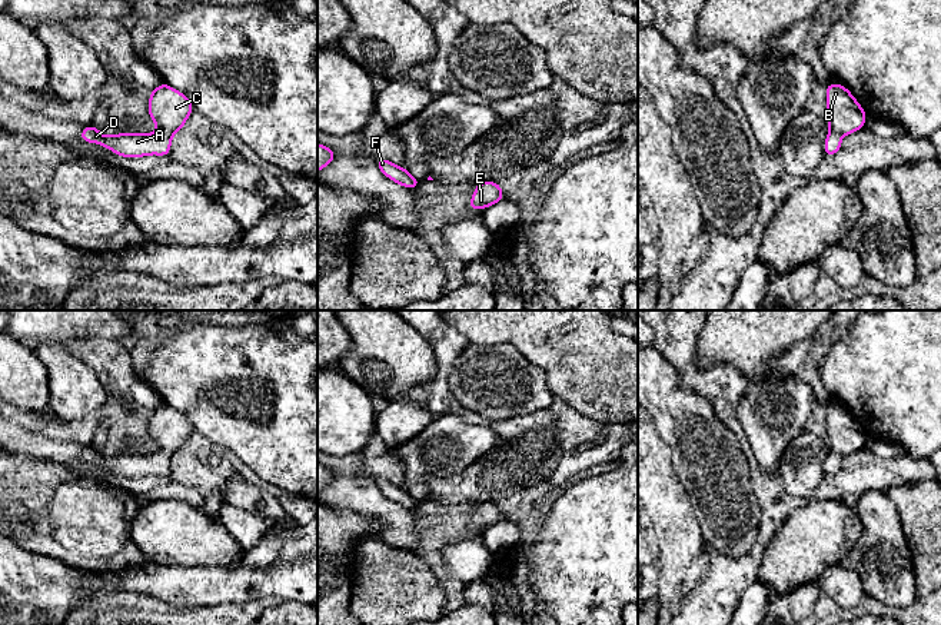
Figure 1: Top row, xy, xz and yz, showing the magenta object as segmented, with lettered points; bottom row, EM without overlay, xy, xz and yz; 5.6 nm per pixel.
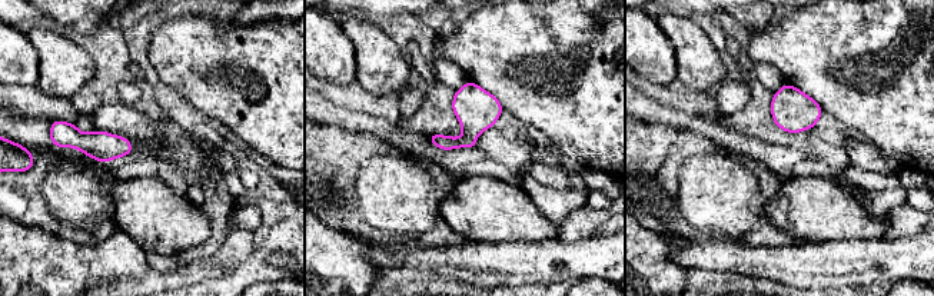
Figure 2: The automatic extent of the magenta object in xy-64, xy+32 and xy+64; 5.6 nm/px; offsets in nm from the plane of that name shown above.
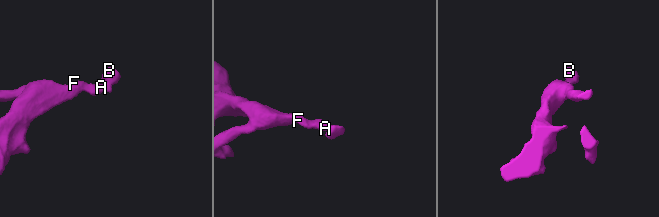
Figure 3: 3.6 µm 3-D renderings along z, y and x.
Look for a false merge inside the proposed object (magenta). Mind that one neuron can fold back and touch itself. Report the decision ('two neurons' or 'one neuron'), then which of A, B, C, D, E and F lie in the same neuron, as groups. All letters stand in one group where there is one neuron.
one neuron; A B C D E F

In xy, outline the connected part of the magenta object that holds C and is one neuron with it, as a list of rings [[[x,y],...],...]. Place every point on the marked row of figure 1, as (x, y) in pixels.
[[[162,83],[149,99],[149,116],[157,126],[154,133],[120,133],[103,136],[96,126],[83,127],[80,139],[99,143],[113,153],[124,157],[143,157],[147,154],[170,154],[172,136],[182,130],[193,110],[190,100],[166,83]]]

